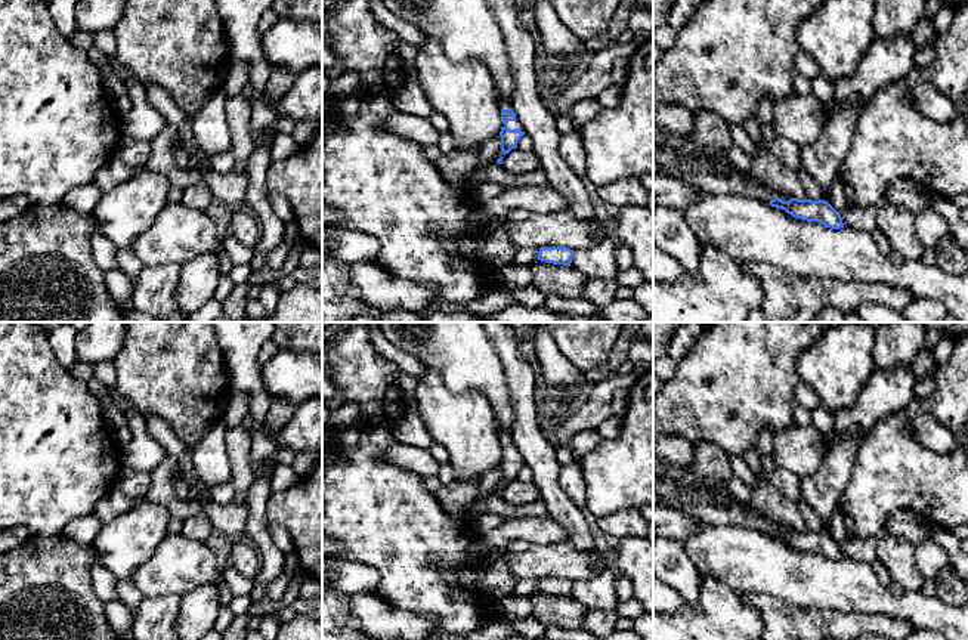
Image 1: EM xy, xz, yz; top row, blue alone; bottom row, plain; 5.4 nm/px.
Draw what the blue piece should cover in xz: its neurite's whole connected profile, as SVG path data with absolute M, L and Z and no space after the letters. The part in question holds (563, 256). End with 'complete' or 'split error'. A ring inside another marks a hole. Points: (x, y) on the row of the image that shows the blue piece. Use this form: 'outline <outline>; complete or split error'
outline M541 247L538 251L538 260L570 266L573 257L573 250L567 247Z; complete

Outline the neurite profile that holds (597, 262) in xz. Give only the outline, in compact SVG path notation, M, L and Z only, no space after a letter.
M604 238L585 250L575 250L570 266L587 279L615 279L618 241Z

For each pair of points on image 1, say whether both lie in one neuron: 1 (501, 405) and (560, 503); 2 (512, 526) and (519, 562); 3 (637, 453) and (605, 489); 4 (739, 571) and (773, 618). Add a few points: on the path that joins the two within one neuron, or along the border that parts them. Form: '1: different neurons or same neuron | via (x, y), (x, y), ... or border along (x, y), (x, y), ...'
1: different neurons | border along (509, 392), (515, 413), (513, 432)
2: different neurons | border along (565, 540), (531, 544)
3: same neuron | via (633, 461), (614, 481)
4: different neurons | border along (742, 591), (766, 593), (786, 602)

